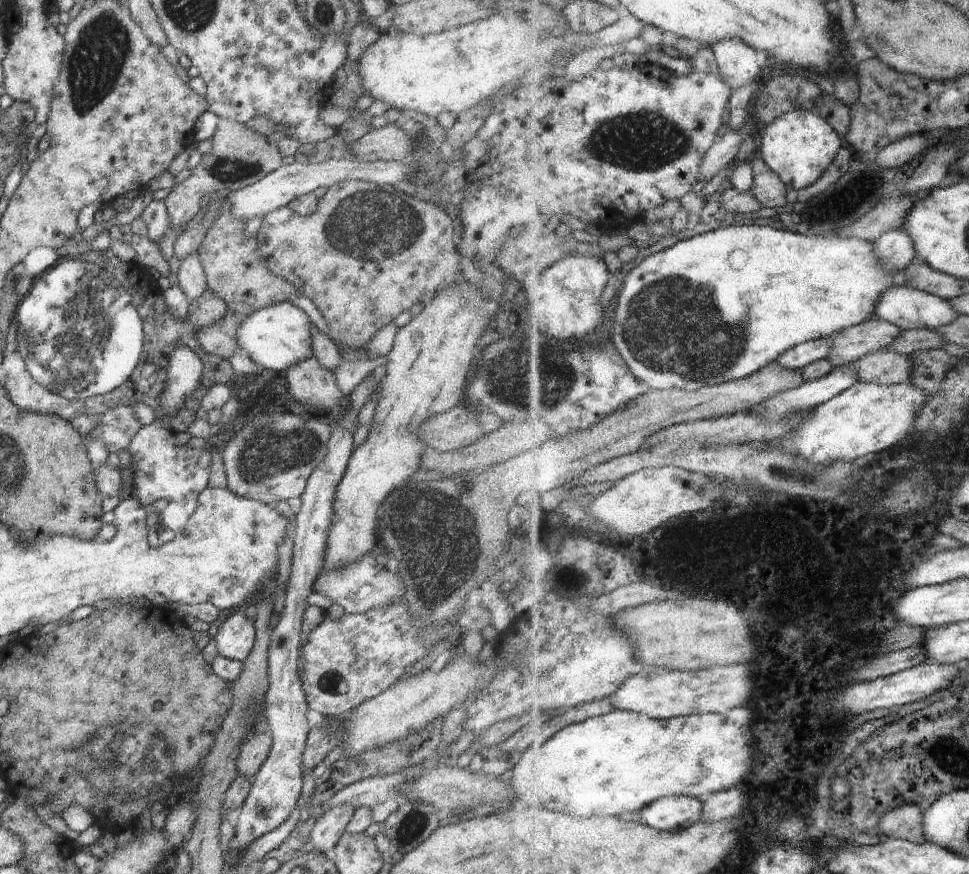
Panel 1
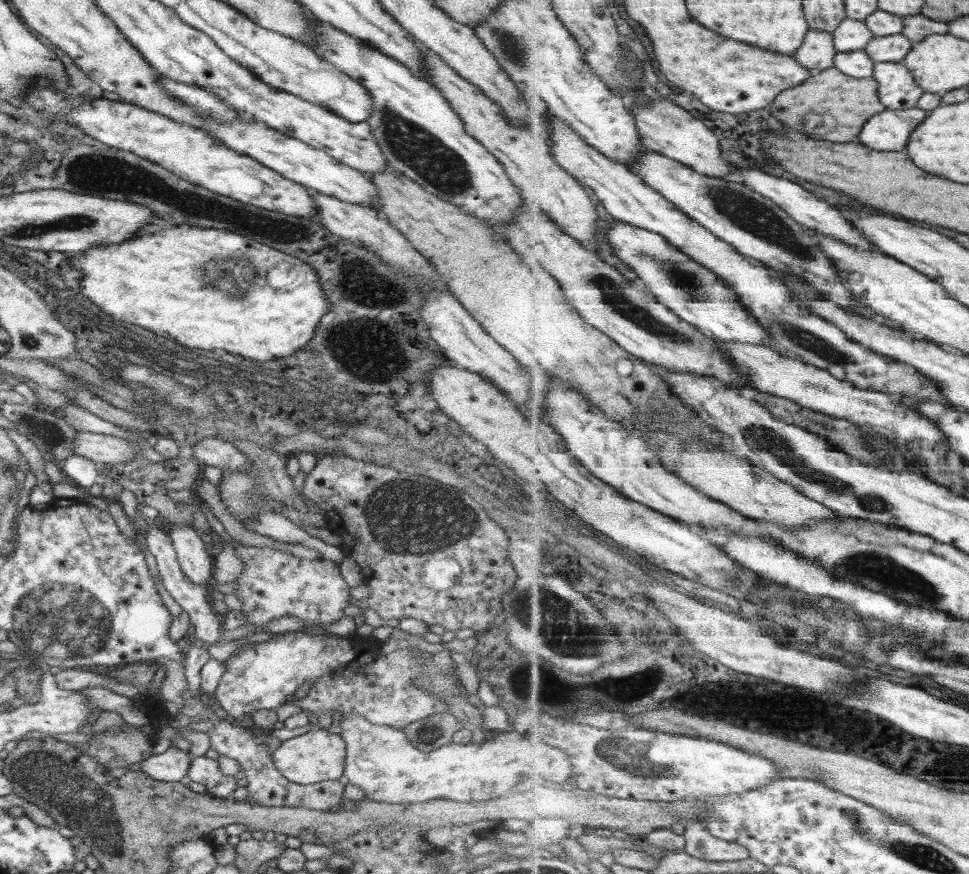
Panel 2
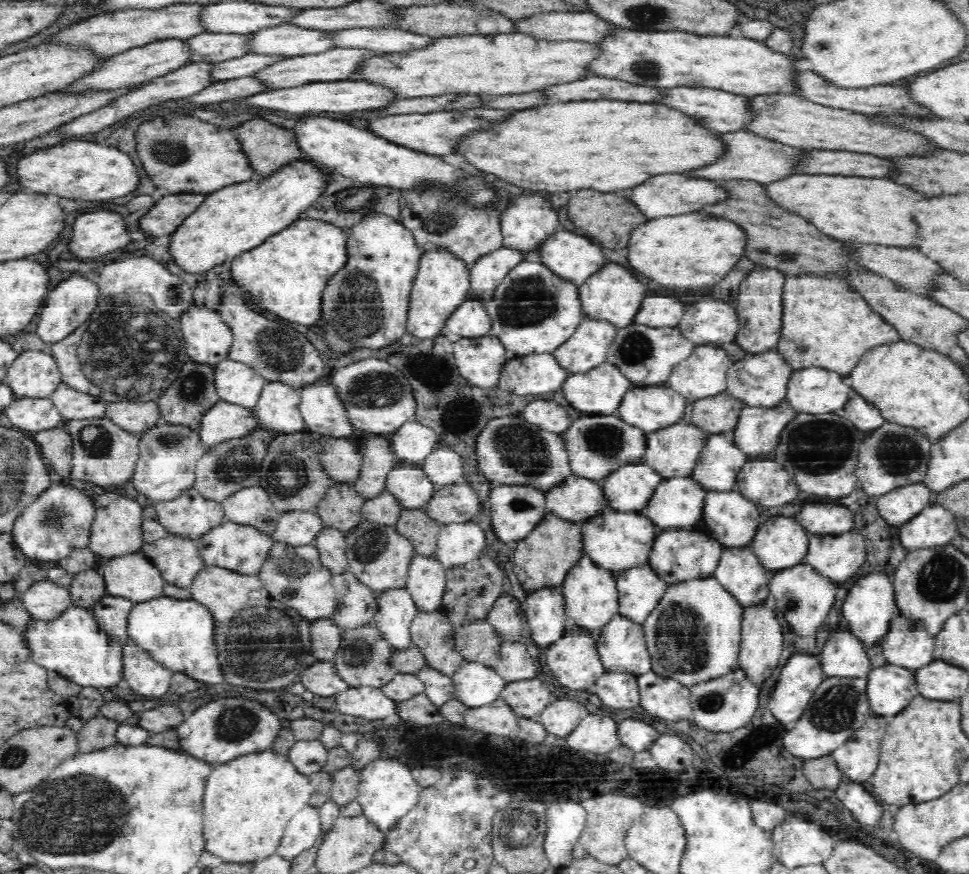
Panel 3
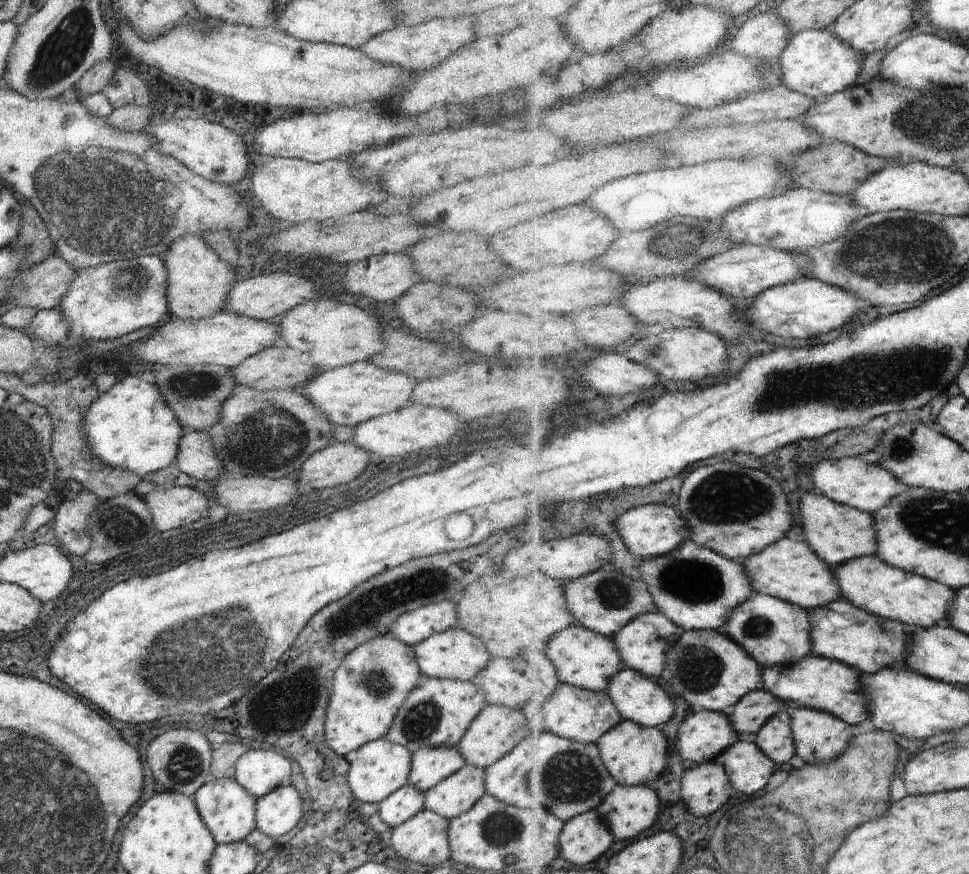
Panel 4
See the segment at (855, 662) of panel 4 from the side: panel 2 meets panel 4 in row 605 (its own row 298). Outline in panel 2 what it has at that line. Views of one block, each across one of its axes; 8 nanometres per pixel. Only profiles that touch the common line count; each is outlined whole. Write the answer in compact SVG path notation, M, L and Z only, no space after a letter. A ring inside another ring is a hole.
M649 149L638 157L638 161L631 166L631 169L638 176L642 176L648 186L662 192L668 200L672 200L678 208L700 224L704 224L708 230L716 233L716 236L720 236L729 244L734 244L742 254L758 259L776 270L800 273L807 282L811 282L813 288L822 291L825 298L834 300L847 312L876 318L894 329L904 329L892 318L874 313L869 307L858 303L854 299L853 292L845 286L843 279L839 276L836 264L832 262L828 252L820 248L818 240L812 238L806 226L800 224L772 198L760 194L746 183L729 182L726 178L706 175L692 165L684 164L664 153Z

